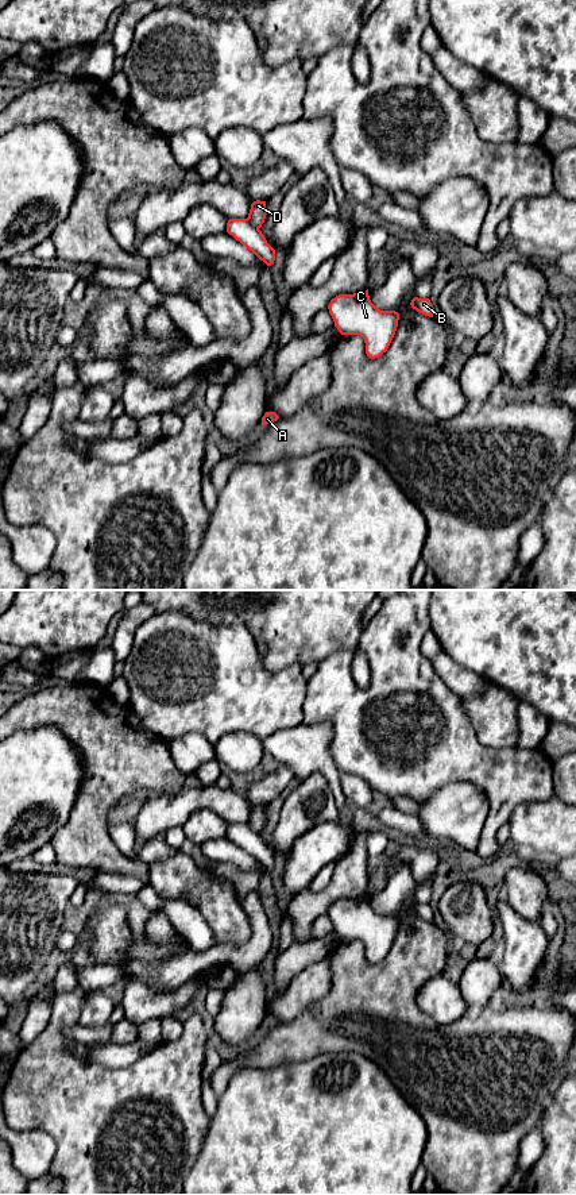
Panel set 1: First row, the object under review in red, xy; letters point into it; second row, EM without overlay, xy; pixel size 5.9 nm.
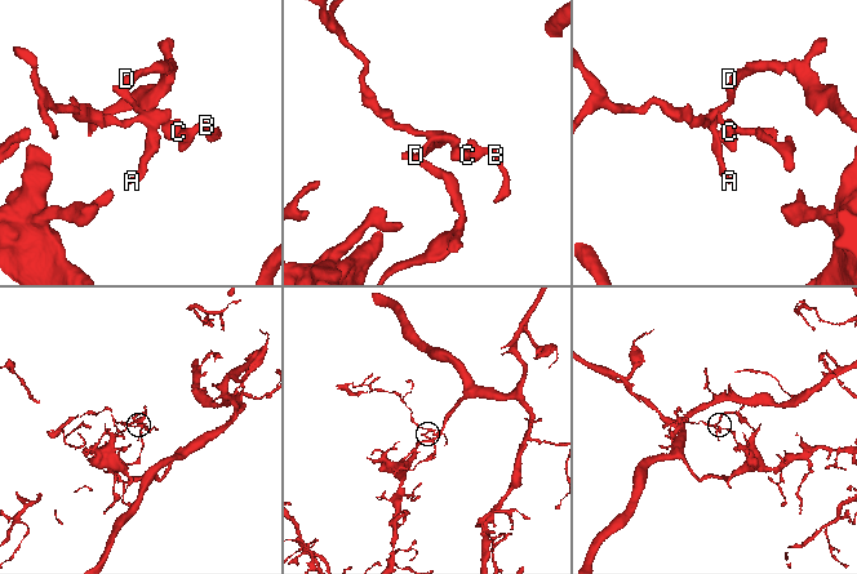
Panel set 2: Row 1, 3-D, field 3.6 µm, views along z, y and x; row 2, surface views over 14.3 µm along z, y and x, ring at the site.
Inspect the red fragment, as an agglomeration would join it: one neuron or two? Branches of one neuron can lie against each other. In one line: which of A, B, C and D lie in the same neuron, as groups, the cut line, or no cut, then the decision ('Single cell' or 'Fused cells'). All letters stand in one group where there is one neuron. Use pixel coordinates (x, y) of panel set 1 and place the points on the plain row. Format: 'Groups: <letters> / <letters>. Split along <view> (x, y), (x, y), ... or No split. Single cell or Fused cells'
Groups: A B C / D. Split along xy (246, 824), (258, 835). Fused cells

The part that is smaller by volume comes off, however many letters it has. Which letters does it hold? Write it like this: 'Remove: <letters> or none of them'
Remove: A, B, C

